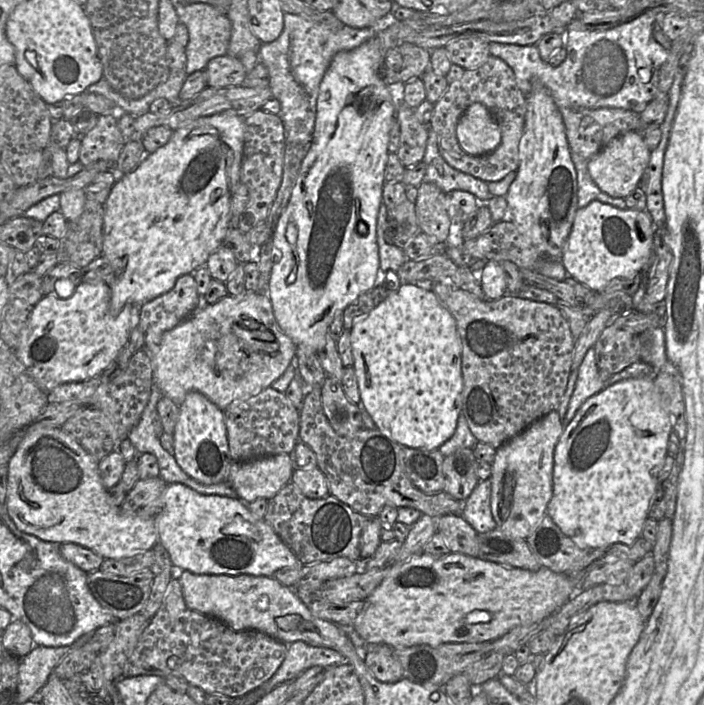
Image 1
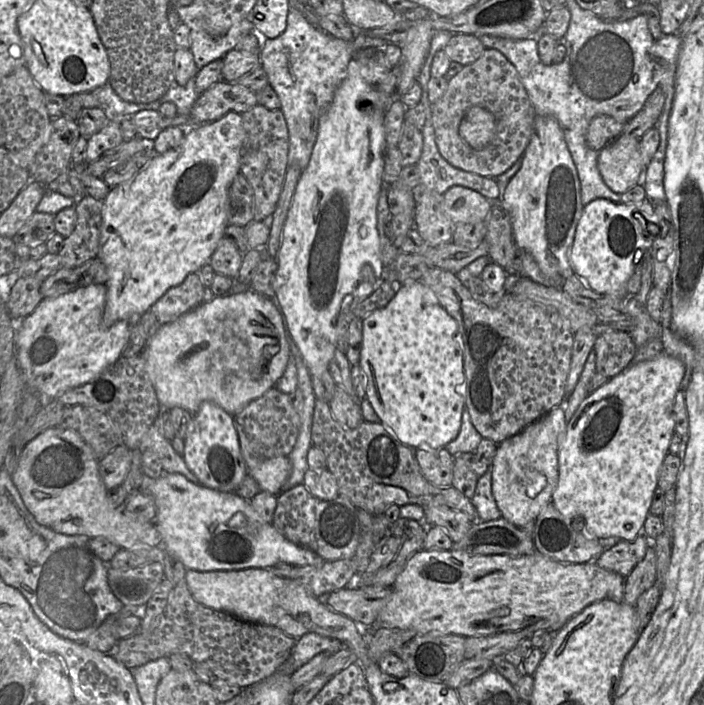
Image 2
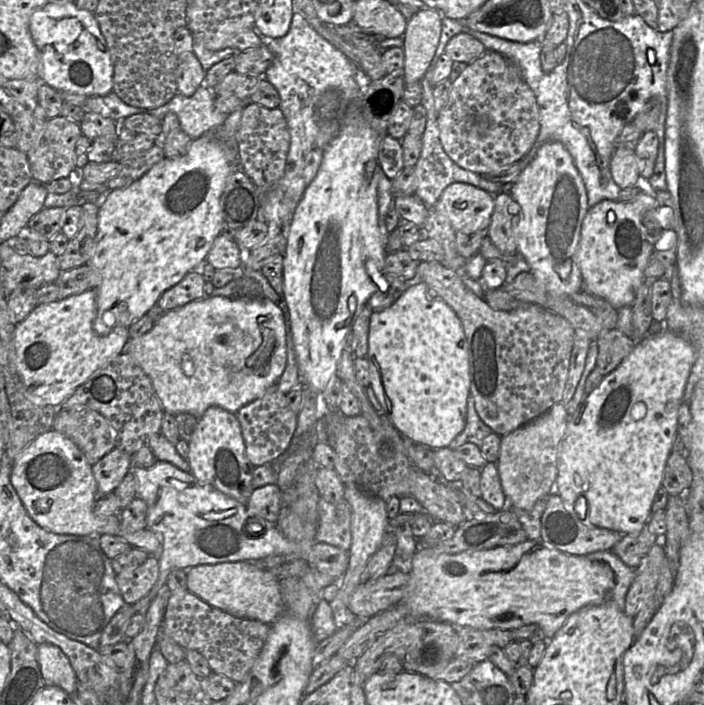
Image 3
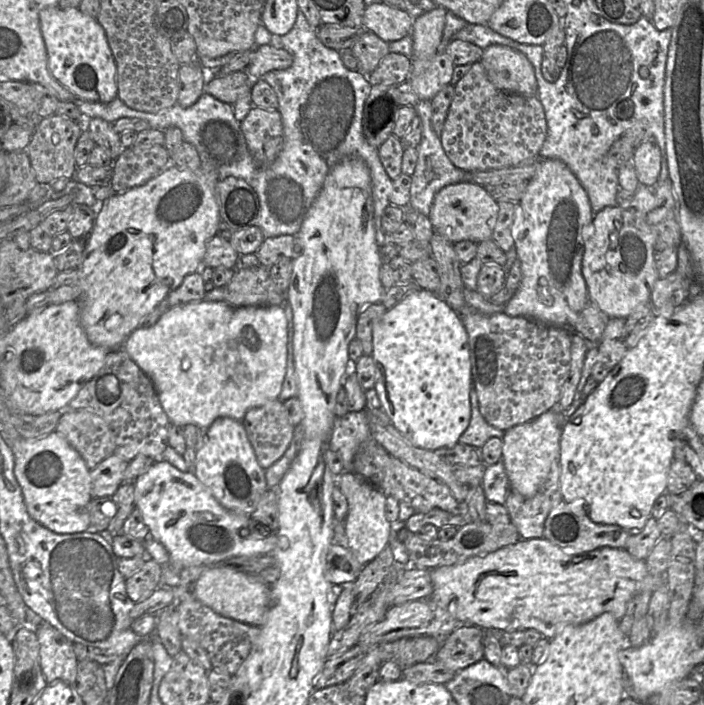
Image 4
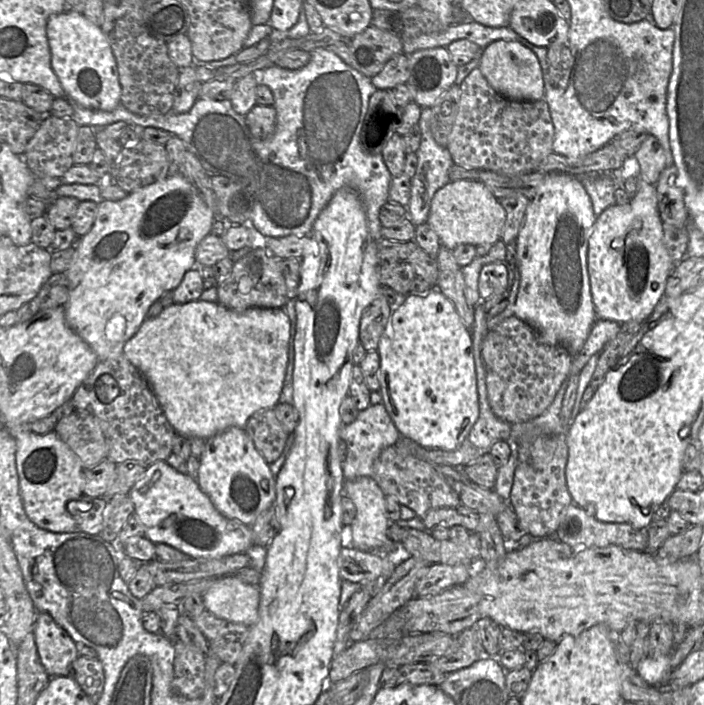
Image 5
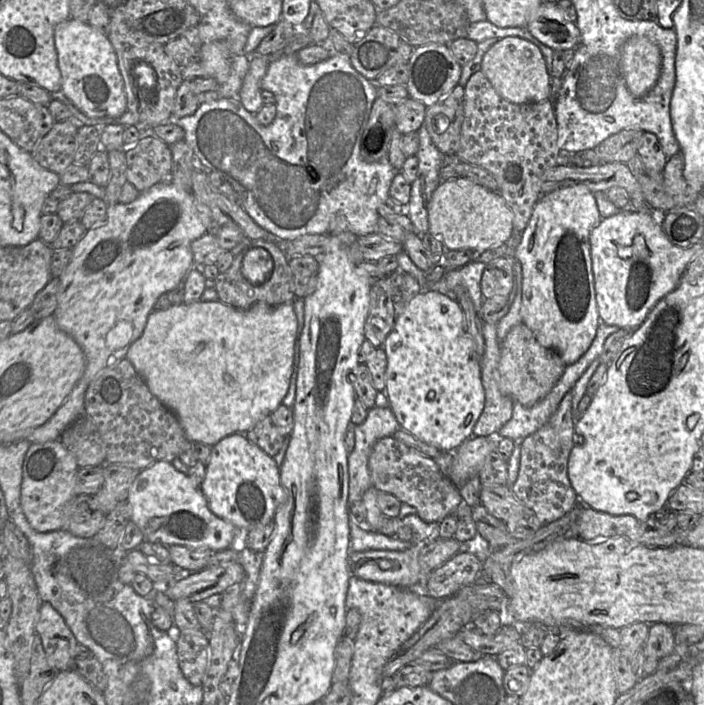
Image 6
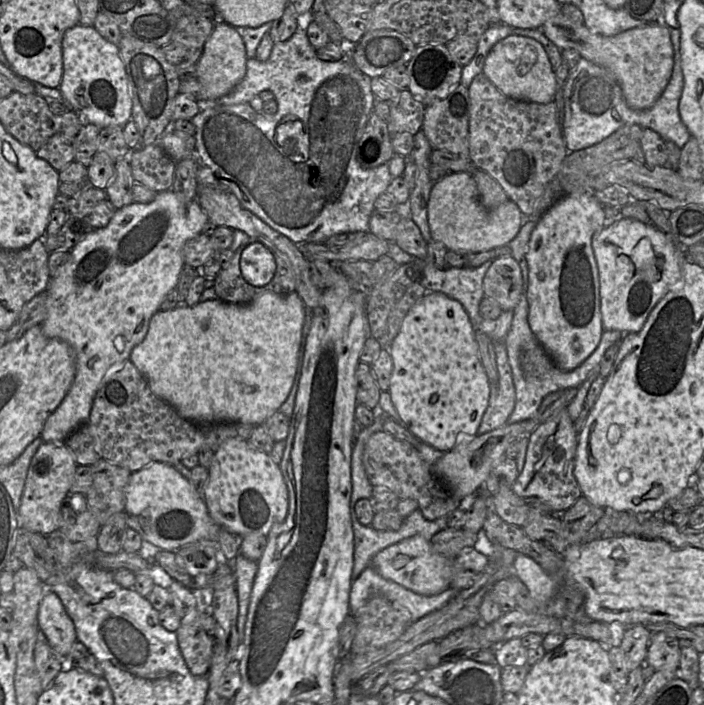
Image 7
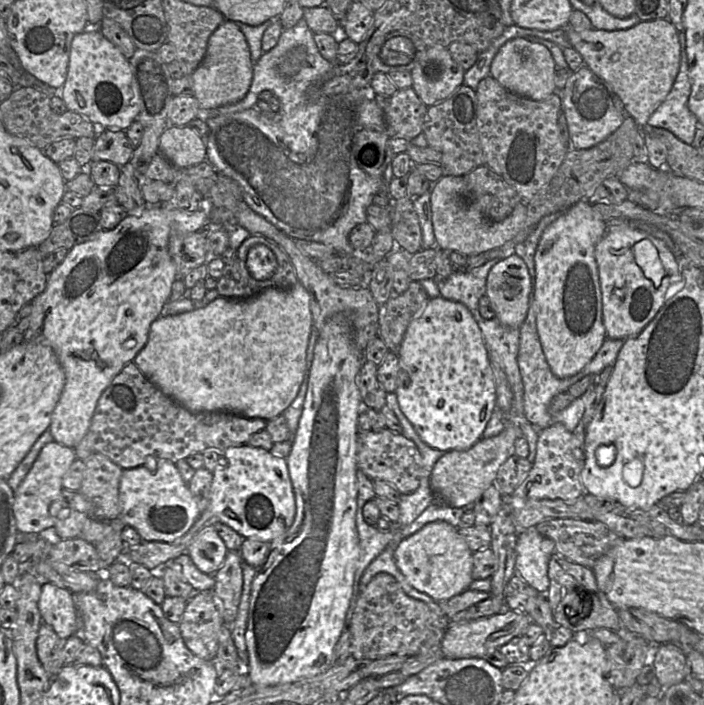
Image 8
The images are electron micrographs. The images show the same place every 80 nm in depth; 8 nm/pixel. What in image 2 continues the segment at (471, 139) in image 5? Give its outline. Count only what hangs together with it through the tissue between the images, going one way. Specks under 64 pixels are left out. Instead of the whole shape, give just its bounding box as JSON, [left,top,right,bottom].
[432,49,536,178]

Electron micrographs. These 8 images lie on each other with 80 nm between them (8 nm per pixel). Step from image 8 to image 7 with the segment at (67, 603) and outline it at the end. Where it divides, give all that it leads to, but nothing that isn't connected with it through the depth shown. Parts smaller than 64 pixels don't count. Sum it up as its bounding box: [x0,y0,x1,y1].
[38,587,77,670]

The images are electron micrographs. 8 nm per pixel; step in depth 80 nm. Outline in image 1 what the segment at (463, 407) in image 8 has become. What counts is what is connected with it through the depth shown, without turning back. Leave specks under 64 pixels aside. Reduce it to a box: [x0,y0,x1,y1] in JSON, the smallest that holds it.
[350,283,463,450]

